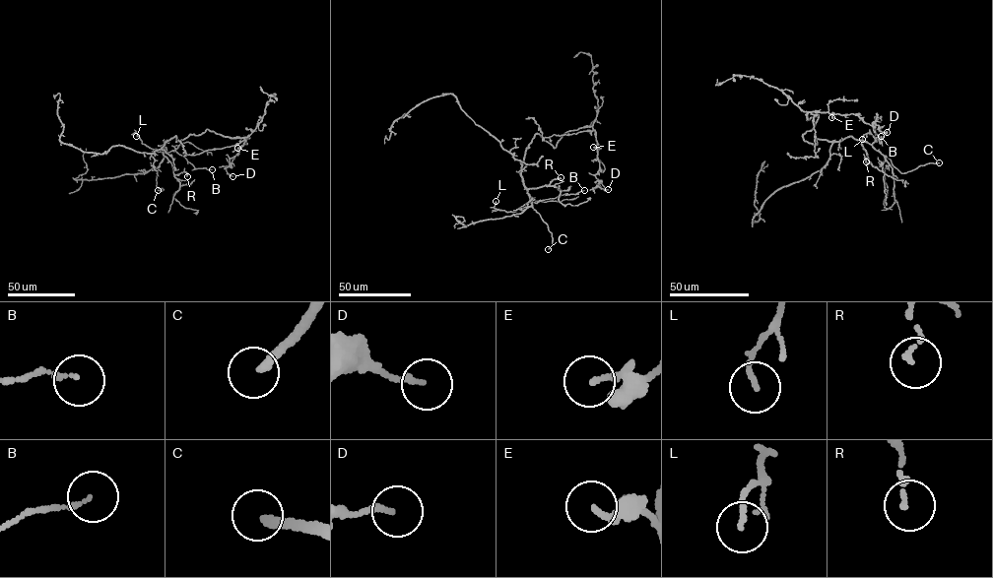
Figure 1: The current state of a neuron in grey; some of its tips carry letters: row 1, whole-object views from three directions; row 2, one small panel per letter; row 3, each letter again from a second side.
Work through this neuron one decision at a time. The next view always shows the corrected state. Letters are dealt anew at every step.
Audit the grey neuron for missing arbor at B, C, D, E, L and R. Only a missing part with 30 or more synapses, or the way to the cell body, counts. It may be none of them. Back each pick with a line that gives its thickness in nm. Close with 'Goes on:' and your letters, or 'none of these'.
C: Thickness 260 nm
Goes on: C

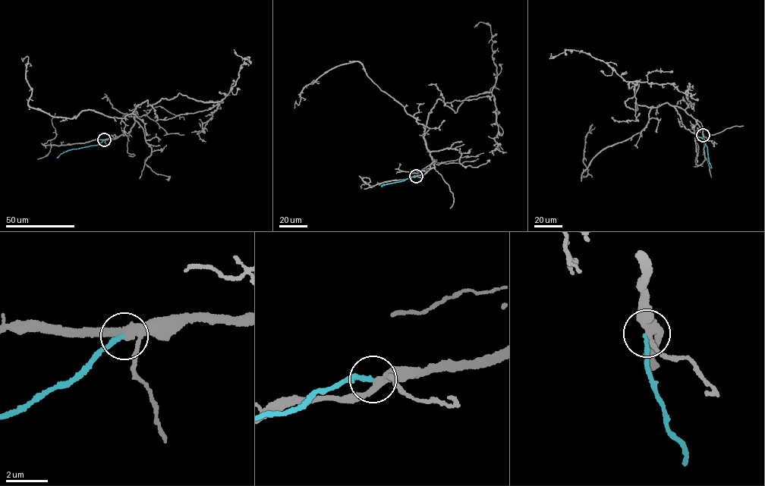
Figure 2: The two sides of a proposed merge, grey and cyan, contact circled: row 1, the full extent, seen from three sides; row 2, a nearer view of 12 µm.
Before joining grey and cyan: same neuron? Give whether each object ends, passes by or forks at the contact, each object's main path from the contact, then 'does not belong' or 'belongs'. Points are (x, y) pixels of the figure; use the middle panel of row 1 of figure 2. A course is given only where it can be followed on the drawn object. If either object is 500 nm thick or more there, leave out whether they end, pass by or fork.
grey forks | cyan ends | grey via (415, 176), (434, 167), (424, 125), (382, 91), (358, 61), (338, 65), (313, 80), (299, 94), (294, 108) | cyan via (415, 176), (382, 185) | belongs

